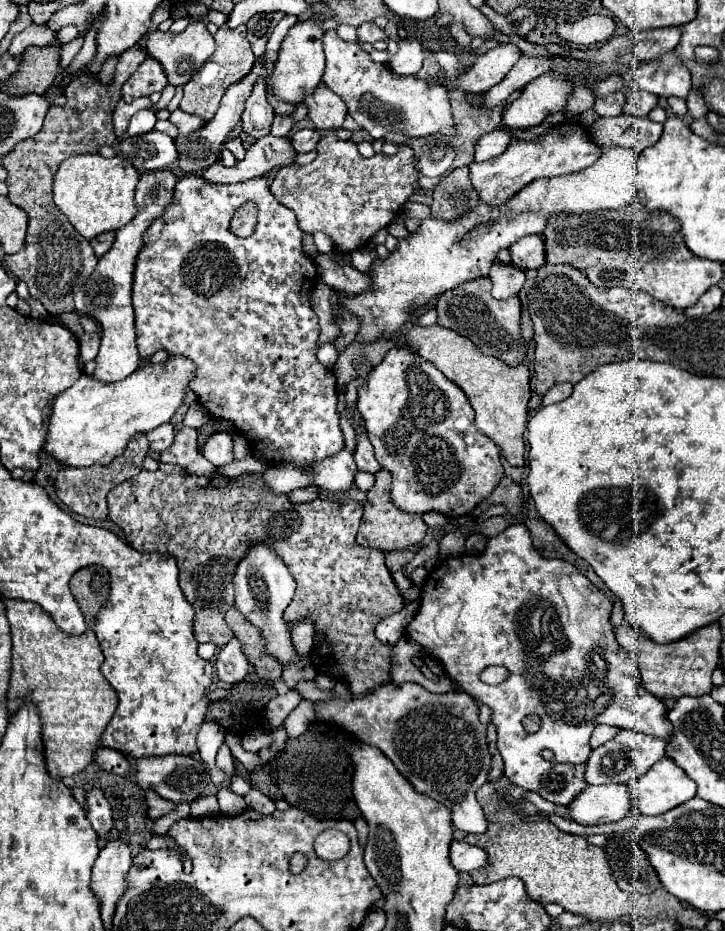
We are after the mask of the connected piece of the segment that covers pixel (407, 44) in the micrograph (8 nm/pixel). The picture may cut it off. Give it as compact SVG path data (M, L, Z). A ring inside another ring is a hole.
M404 40L398 46L398 54L388 62L398 74L416 74L422 68L422 46L418 40Z

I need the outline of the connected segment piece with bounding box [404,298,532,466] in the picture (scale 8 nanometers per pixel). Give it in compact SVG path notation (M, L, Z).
M522 300L522 332L526 352L524 360L518 366L508 366L506 362L486 356L480 352L478 346L474 346L468 338L460 336L458 332L444 328L440 324L434 326L410 326L410 330L404 336L404 344L408 348L418 350L418 354L432 362L444 376L452 378L470 398L470 404L476 412L476 428L488 436L504 454L506 462L510 466L524 466L526 464L526 424L528 424L528 400L530 400L530 356L528 350L532 346L532 322L528 314L528 302Z

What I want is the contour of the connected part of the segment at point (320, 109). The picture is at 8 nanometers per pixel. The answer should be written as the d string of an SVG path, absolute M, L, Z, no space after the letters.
M322 84L308 100L304 100L308 108L310 120L316 124L318 130L338 130L348 114L344 100L334 94L326 84Z

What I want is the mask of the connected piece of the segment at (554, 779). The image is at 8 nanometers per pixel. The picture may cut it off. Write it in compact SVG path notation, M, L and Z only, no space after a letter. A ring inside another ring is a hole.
M556 764L542 776L538 794L544 800L568 806L580 792L588 788L584 772L586 772L584 764Z

